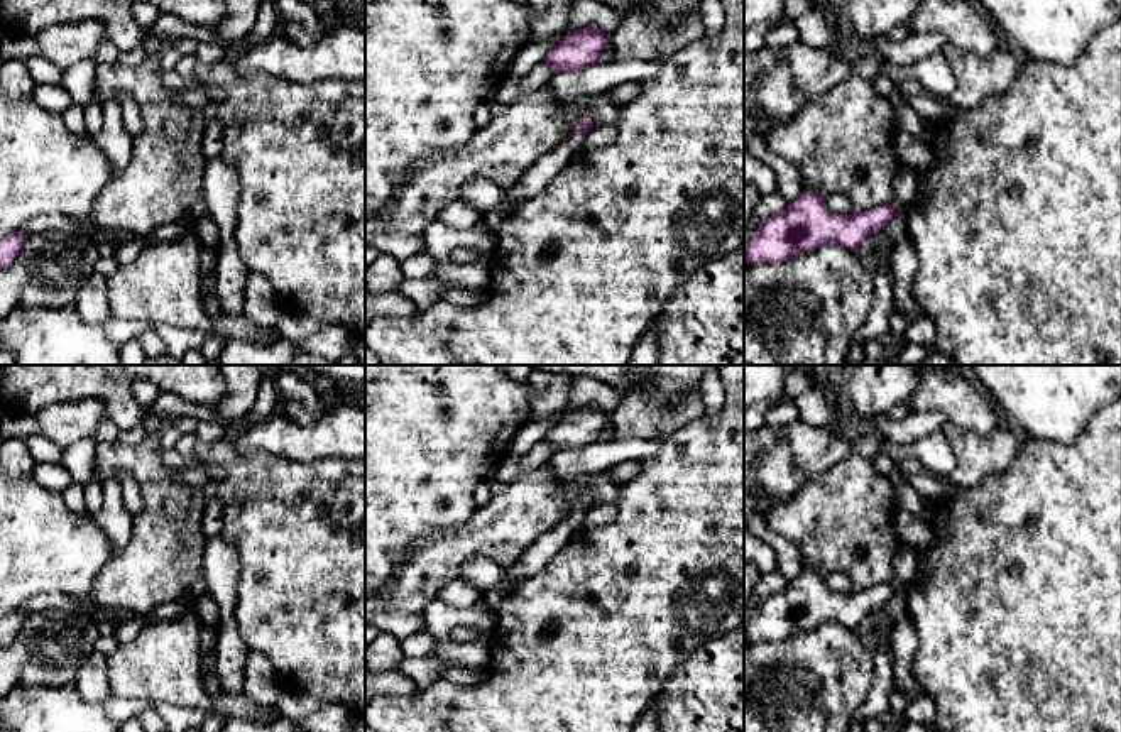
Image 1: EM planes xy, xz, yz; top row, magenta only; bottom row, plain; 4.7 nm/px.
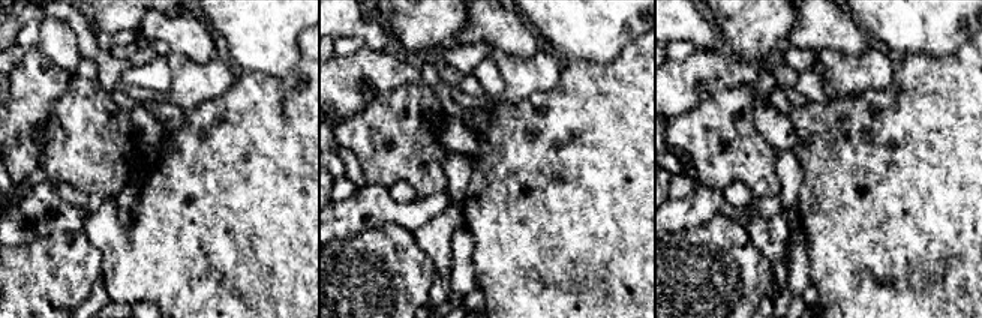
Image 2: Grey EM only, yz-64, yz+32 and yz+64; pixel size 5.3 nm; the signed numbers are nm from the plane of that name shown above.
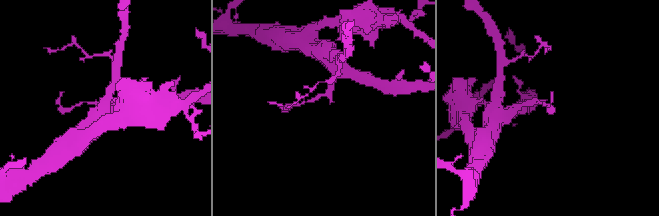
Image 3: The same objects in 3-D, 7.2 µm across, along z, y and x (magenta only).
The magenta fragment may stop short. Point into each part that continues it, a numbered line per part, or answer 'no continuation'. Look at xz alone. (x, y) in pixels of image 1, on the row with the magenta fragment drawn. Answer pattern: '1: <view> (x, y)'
1: xz (538, 176)

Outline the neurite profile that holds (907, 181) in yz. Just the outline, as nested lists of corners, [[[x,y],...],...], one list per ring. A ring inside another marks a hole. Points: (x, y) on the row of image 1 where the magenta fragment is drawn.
[[[901,164],[894,176],[894,205],[910,206],[916,196],[920,184],[918,174],[908,166]]]

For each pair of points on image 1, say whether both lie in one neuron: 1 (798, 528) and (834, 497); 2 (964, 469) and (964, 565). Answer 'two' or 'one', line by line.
1: one
2: two

